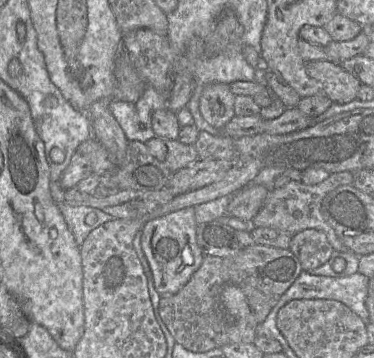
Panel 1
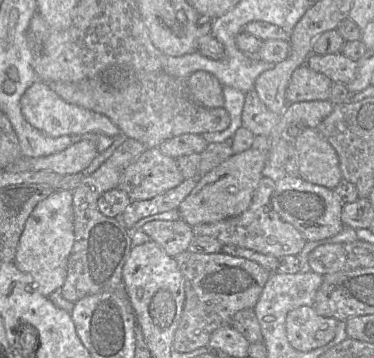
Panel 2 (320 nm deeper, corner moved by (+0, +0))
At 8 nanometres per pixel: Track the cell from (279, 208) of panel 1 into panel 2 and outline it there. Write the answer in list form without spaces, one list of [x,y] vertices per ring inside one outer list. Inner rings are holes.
[[[262,177],[247,210],[238,216],[215,223],[193,226],[195,236],[210,236],[219,240],[223,245],[235,245],[276,258],[289,255],[298,256],[307,240],[293,225],[284,221],[273,209],[271,198],[275,185],[276,183],[272,179]]]

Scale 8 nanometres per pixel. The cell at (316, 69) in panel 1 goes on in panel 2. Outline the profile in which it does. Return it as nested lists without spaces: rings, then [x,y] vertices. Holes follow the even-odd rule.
[[[307,65],[300,66],[293,72],[287,86],[287,103],[329,100],[332,83],[324,74]]]

